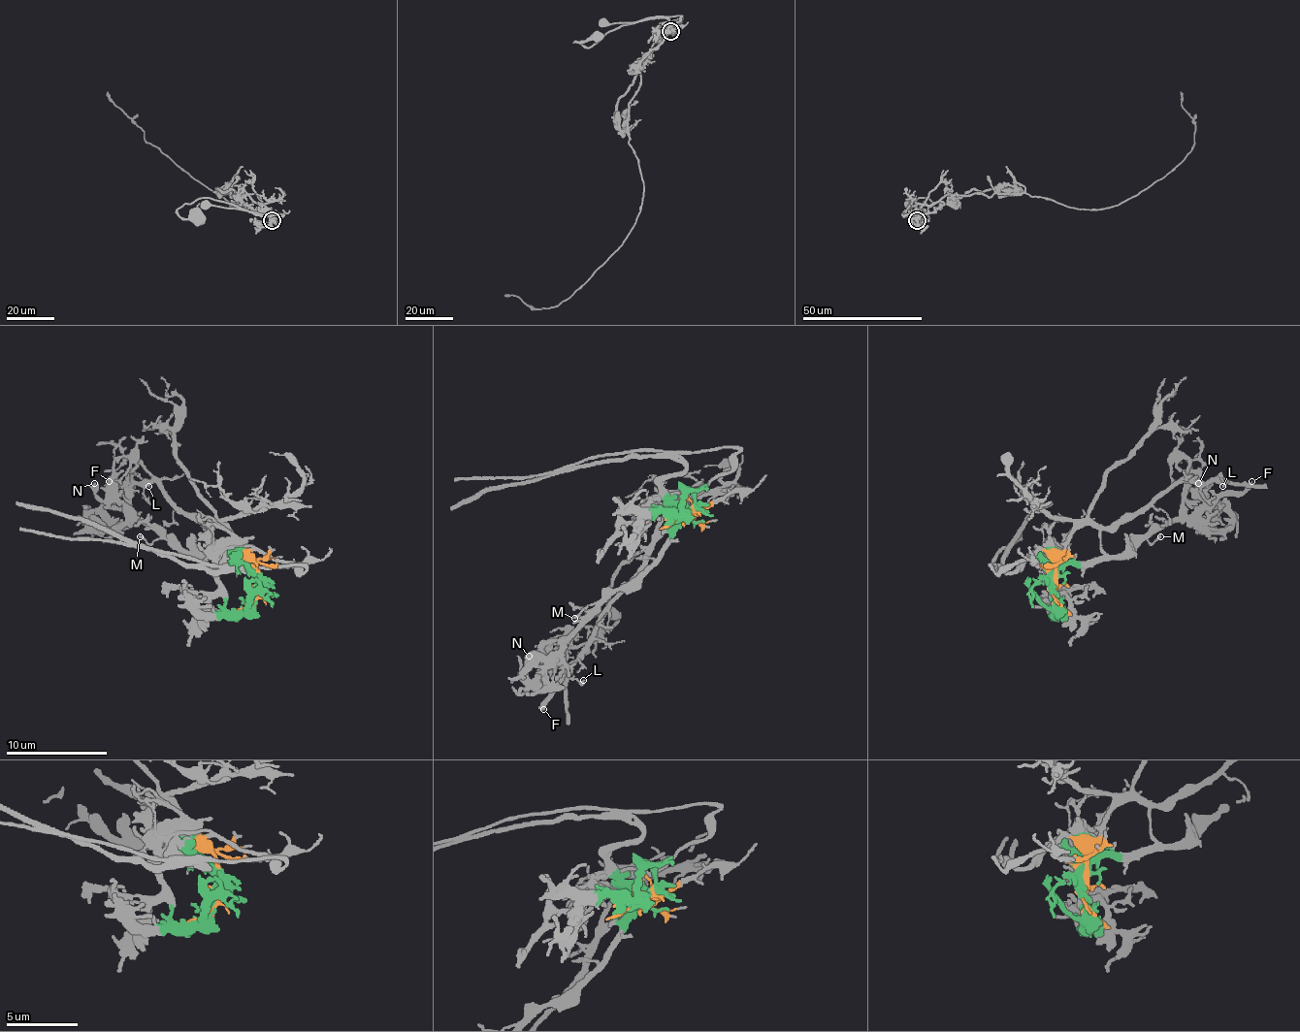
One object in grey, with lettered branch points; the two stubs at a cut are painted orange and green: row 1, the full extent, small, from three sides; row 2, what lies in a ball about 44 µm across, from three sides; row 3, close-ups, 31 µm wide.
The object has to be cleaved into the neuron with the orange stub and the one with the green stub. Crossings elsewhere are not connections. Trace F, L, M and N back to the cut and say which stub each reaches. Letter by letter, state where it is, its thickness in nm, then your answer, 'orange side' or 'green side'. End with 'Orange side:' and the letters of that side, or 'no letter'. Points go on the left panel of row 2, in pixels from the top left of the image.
F: at (109, 481); 360 nm thick; green side
L: at (148, 486); 200 nm thick; orange side
M: at (140, 536); 160 nm thick; green side
N: at (94, 483); 280 nm thick; green side
Orange side: L

